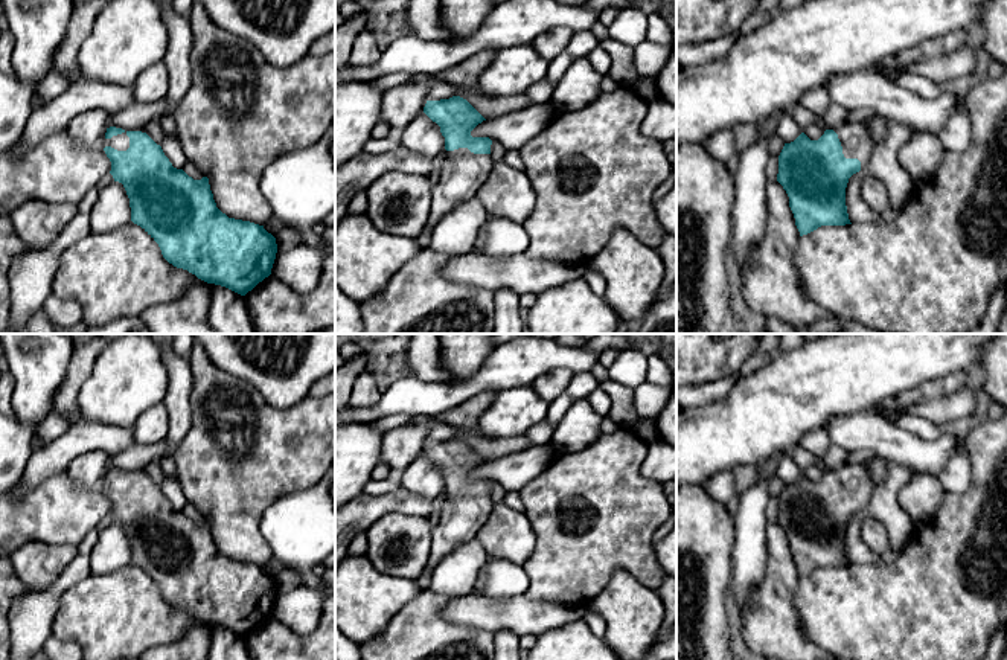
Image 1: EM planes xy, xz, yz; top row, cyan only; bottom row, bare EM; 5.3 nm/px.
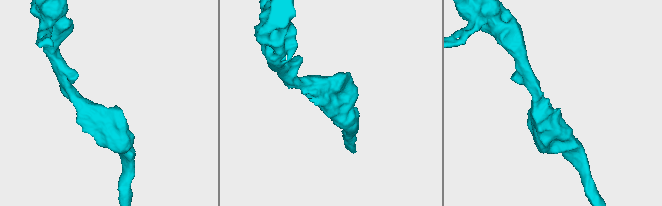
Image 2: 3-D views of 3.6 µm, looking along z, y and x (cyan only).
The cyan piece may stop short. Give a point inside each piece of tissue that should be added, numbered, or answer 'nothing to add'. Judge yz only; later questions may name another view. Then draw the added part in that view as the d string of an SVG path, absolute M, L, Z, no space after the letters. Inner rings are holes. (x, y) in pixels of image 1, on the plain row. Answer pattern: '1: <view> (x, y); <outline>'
1: yz (856, 482); M847 462L833 473L838 476L844 498L858 500L861 503L861 512L864 512L874 489L870 468L865 463Z

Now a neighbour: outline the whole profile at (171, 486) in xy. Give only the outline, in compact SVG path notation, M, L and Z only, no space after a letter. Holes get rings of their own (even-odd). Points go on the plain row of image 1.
M165 476L160 488L174 509L177 511L184 509L184 506L187 505L187 498L184 495L178 476L174 476L174 477Z

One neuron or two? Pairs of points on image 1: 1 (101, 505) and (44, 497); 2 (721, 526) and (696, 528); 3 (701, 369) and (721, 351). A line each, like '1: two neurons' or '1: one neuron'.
1: one neuron
2: one neuron
3: one neuron

